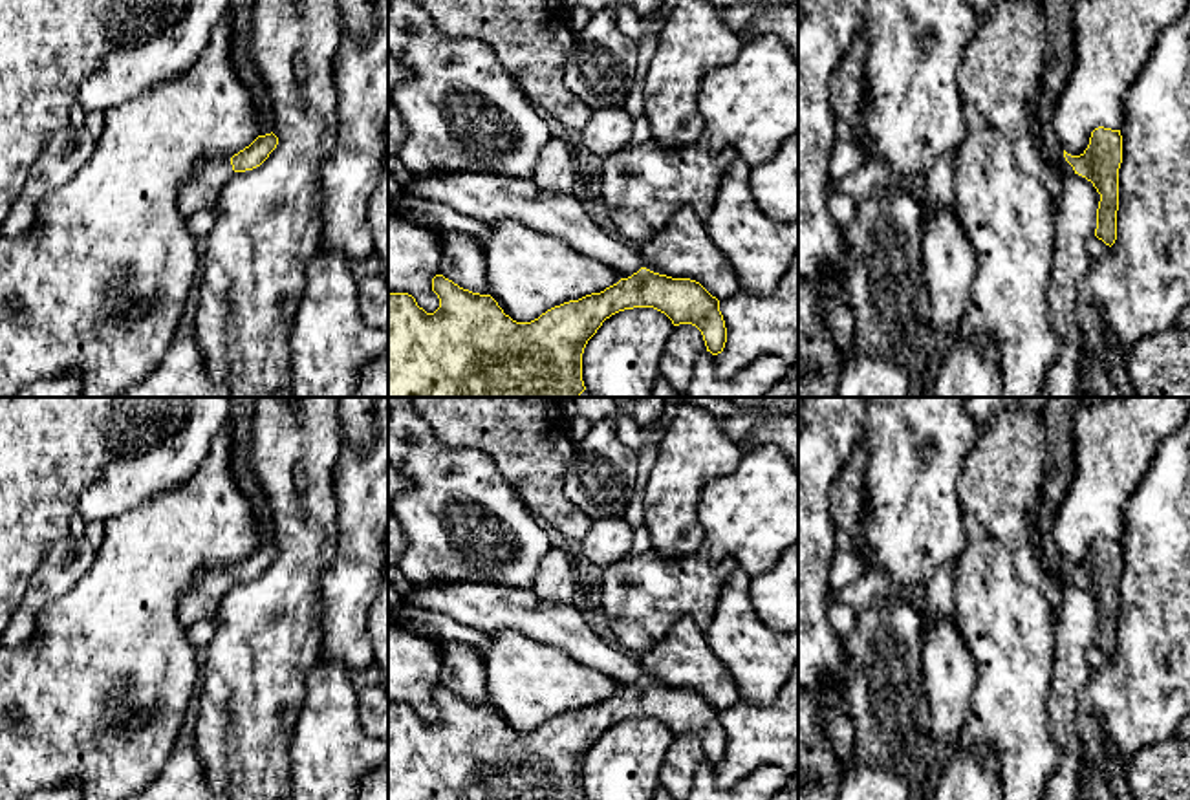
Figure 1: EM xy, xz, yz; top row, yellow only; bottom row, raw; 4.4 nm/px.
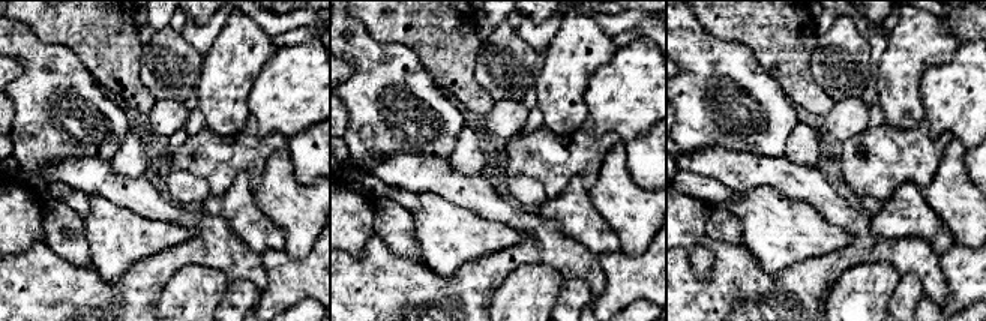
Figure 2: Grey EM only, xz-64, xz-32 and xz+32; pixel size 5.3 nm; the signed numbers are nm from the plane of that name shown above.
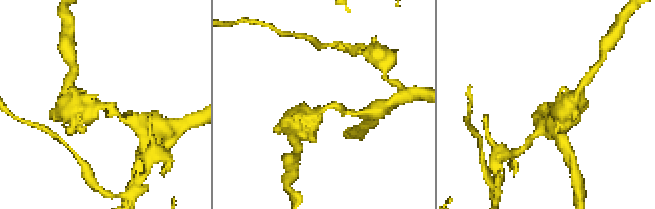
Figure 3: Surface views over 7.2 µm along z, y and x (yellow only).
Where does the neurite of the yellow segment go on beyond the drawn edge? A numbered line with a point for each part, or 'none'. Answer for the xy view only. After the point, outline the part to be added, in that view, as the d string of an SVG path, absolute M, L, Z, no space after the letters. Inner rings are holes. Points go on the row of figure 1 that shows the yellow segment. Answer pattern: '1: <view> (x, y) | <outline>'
1: xy (202, 189) | M207 157L198 163L179 189L179 212L189 220L198 211L216 205L233 174L229 157Z

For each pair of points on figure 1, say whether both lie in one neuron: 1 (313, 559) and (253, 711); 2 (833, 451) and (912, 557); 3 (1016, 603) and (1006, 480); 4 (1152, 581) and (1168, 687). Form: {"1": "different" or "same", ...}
{"1": "same", "2": "different", "3": "different", "4": "same"}

